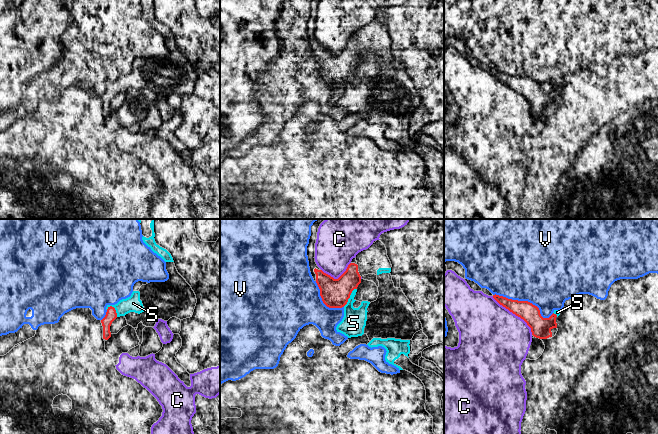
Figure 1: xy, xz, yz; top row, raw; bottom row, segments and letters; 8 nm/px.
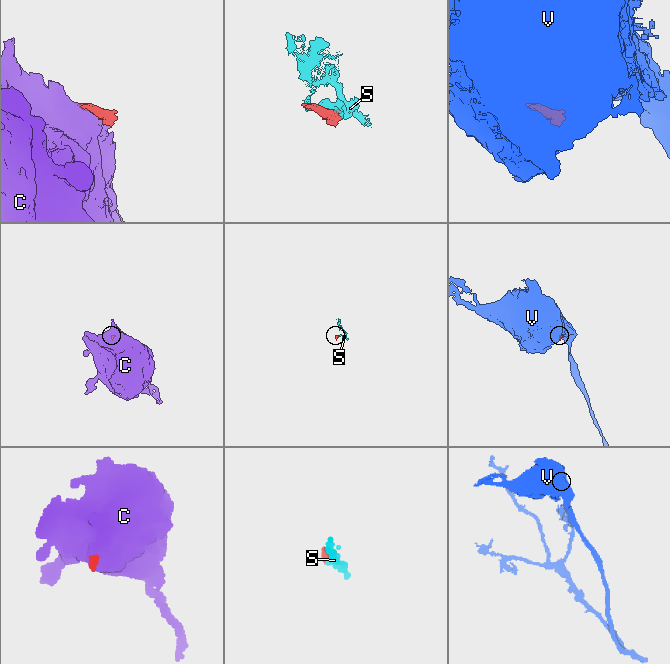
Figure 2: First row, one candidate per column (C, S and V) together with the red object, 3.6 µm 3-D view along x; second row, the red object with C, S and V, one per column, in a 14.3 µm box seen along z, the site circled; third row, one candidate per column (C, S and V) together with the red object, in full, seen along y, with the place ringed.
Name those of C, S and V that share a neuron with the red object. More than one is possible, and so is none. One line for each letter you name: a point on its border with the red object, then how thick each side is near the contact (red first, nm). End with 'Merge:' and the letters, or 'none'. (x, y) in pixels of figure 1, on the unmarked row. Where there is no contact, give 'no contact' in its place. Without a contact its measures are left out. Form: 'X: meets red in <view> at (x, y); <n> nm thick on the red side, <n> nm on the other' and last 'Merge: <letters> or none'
S: meets red in xz at (349, 73); 220 nm thick on the red side, 190 nm on the other
Merge: S

